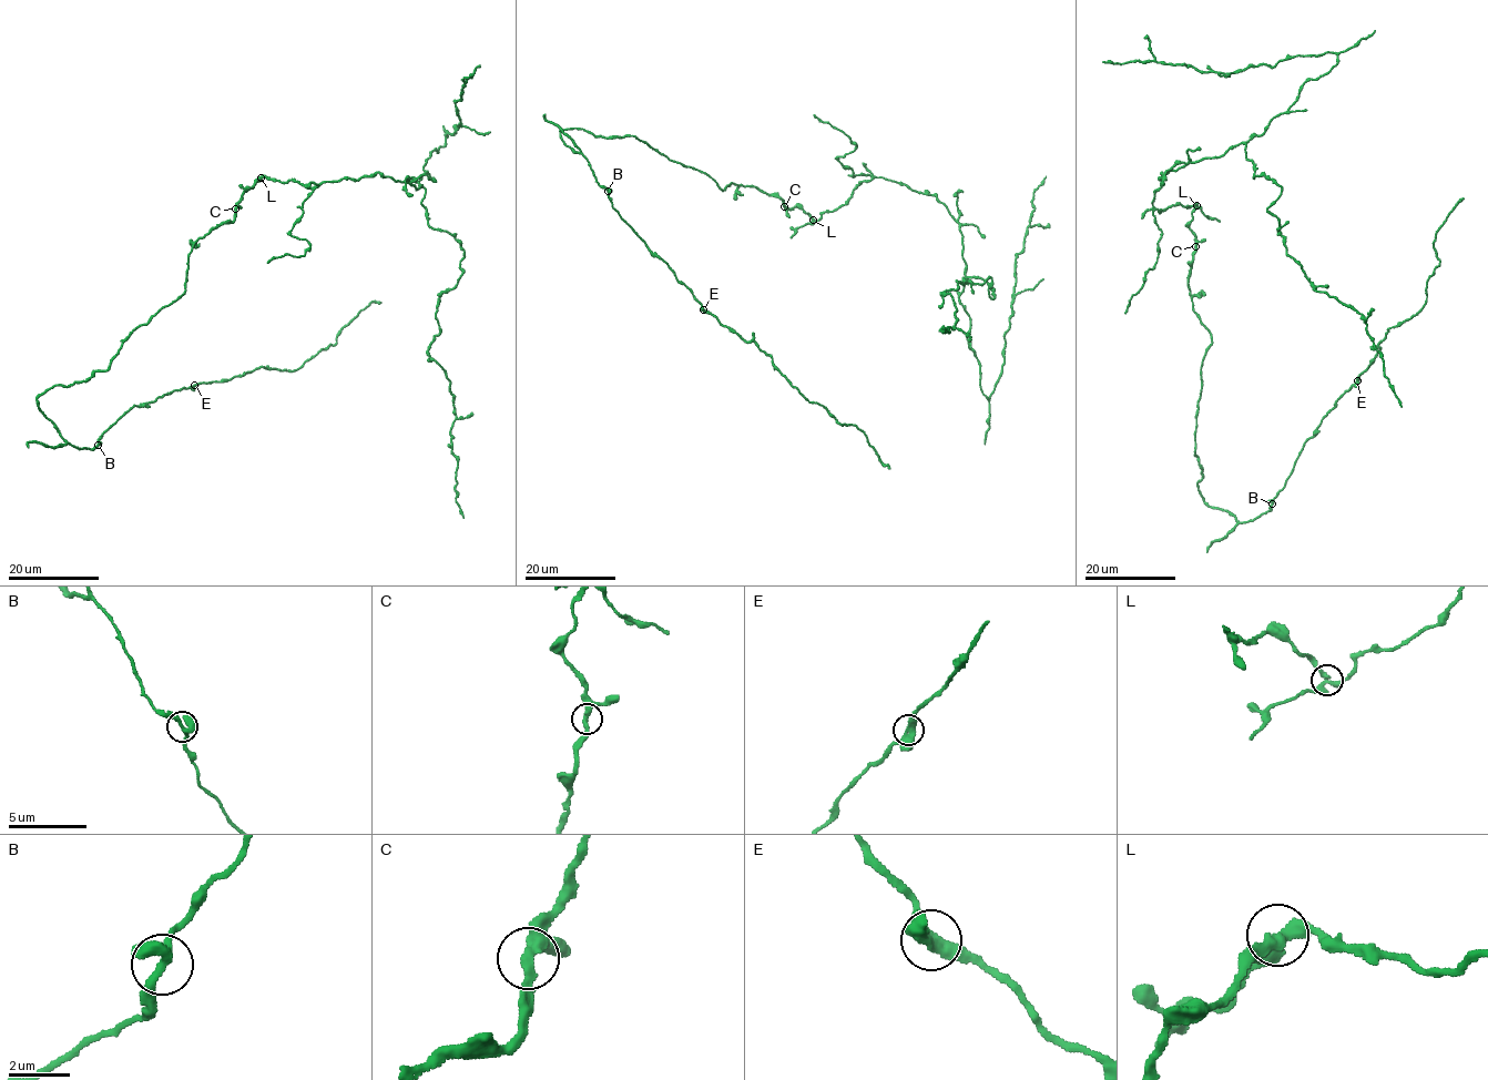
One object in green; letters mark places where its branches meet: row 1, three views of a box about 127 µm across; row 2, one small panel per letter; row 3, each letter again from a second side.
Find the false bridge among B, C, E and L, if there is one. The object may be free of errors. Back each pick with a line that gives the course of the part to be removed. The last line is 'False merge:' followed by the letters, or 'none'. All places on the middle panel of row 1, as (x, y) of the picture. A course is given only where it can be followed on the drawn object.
L: foreign part runs (814, 220), (875, 177), (934, 194), (959, 224), (964, 277), (994, 297), (989, 276), (956, 281), (945, 332)
False merge: L

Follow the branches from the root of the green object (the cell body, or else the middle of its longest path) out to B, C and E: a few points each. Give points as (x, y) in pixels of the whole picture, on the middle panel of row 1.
B: (734, 184), (722, 190), (706, 174), (670, 160), (635, 136), (560, 131), (563, 143), (584, 156), (608, 191)
C: (734, 184), (776, 194), (784, 206)
E: (734, 184), (722, 190), (635, 136), (560, 131), (612, 206), (703, 309)

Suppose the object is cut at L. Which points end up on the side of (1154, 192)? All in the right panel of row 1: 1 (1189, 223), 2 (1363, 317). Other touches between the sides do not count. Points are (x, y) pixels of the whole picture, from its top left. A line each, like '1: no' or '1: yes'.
1: no
2: yes

